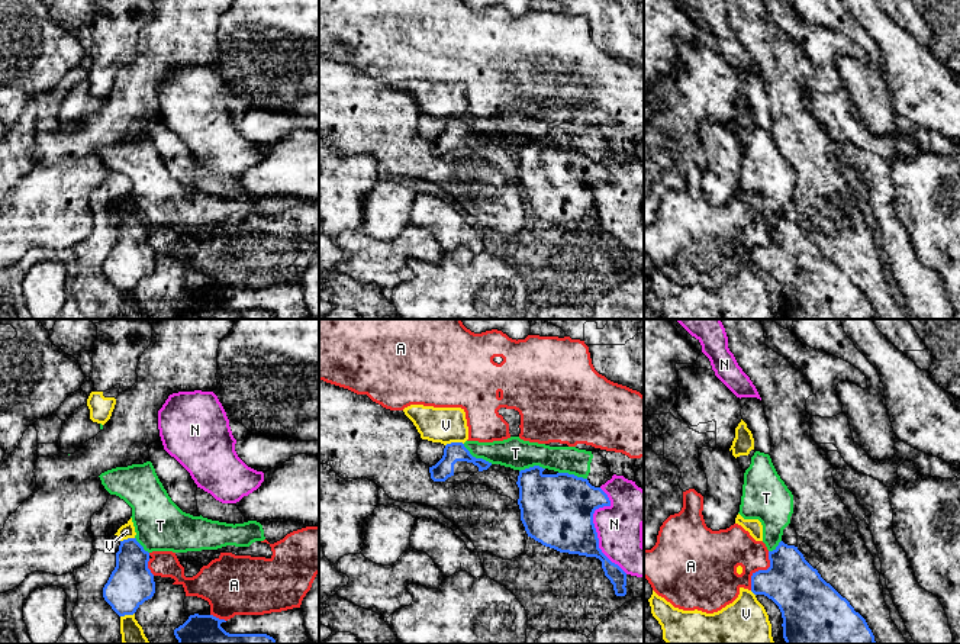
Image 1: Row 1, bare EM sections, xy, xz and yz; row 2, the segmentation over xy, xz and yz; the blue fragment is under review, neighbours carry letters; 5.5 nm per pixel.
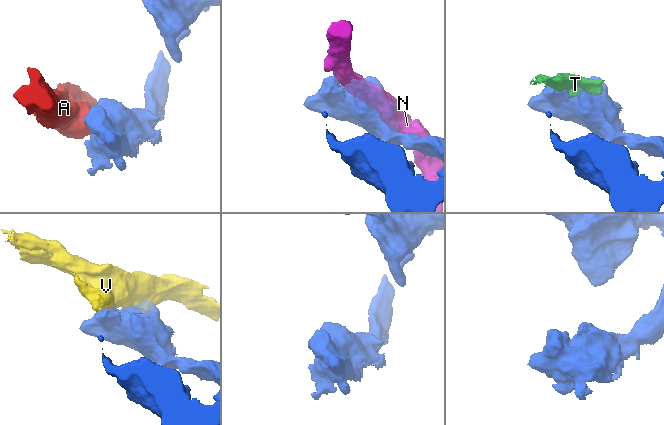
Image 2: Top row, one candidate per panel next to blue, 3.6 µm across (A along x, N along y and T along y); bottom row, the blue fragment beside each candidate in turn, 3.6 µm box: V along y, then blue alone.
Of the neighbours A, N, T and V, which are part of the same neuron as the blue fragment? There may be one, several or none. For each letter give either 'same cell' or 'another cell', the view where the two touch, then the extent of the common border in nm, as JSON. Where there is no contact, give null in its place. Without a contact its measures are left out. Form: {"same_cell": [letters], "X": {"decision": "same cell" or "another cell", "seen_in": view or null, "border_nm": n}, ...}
{"same_cell": [], "A": {"decision": "another cell", "seen_in": "yz", "border_nm": 240}, "N": {"decision": "another cell", "seen_in": "xz", "border_nm": 500}, "T": {"decision": "another cell", "seen_in": "xz", "border_nm": 200}, "V": {"decision": "another cell", "seen_in": "xz", "border_nm": 110}}

